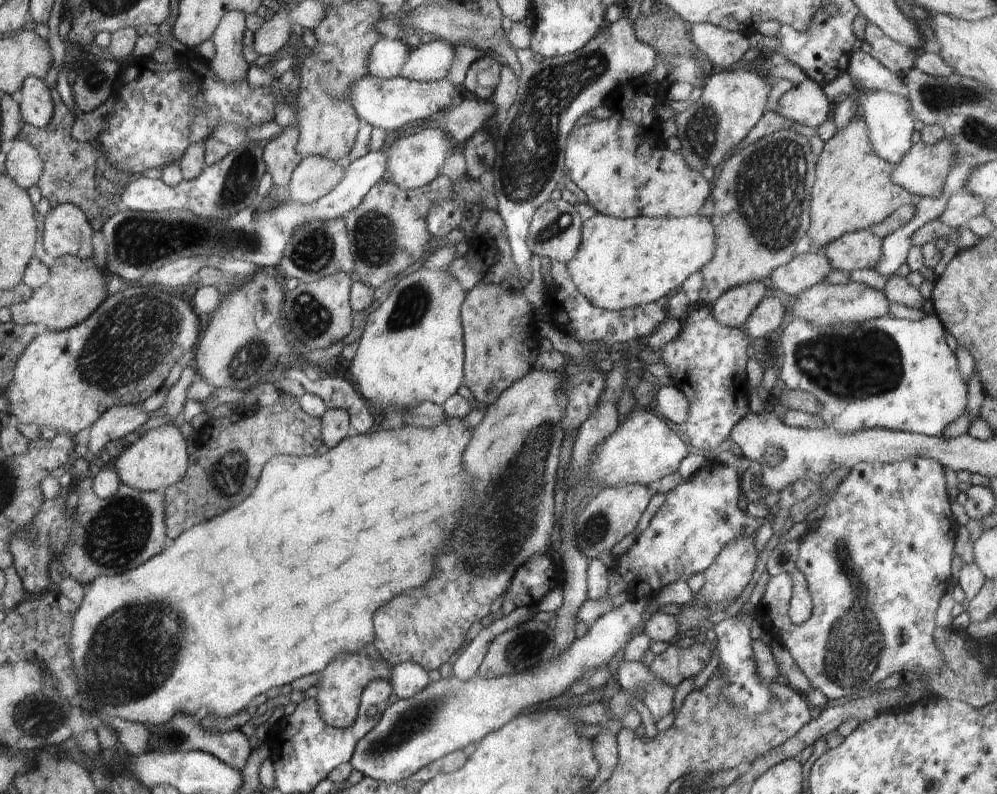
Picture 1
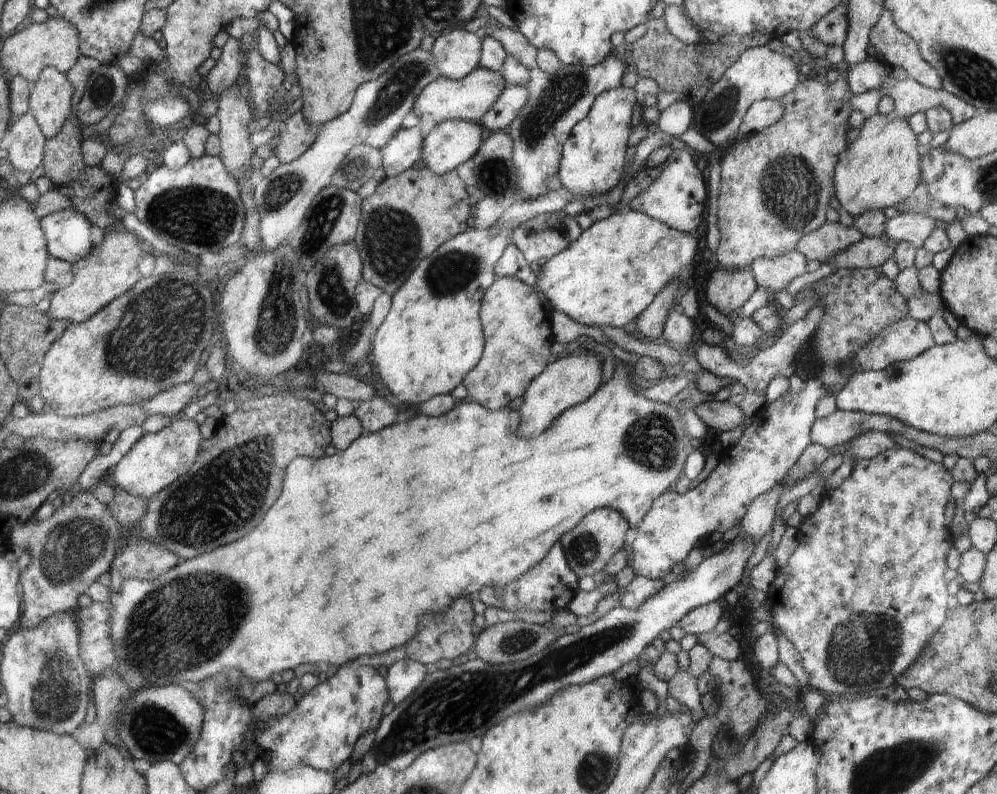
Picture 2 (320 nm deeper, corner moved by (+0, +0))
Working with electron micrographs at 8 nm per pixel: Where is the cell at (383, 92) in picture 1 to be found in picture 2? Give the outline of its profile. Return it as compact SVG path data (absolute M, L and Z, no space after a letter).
M478 66L470 74L458 80L438 77L417 96L413 111L422 121L437 120L438 123L441 123L445 120L462 119L480 124L484 114L489 112L506 88L508 88L508 84L503 80L501 71Z

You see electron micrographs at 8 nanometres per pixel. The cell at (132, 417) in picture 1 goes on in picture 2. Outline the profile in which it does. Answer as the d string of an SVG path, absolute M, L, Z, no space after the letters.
M196 383L177 384L169 391L162 391L153 399L140 404L141 409L148 415L166 414L166 416L177 417L187 404L196 402L202 395L202 389Z

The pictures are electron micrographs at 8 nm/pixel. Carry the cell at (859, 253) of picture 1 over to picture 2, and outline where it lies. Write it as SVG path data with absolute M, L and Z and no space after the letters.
M824 223L822 226L807 232L796 245L808 260L827 262L838 251L858 242L864 235L854 226L847 227L842 223Z

